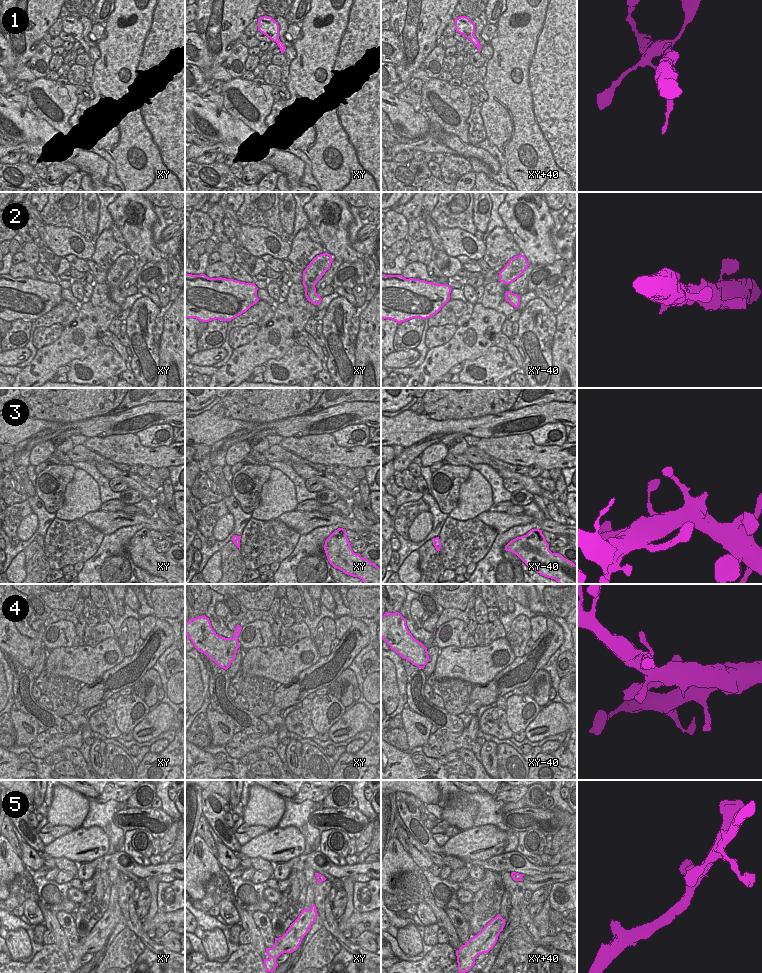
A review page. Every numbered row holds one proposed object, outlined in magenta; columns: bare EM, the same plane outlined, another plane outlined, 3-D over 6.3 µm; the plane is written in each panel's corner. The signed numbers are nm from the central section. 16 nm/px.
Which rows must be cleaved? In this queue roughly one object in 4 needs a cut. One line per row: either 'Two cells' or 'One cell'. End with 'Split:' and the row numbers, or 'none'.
1: One cell
2: One cell
3: One cell
4: One cell
5: One cell
Split: none.

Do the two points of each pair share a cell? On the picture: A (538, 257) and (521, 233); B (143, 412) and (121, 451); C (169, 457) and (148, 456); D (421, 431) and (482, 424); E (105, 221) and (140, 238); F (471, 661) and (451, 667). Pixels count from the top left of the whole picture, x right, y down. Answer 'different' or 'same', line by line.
A: same
B: different
C: same
D: same
E: different
F: same

